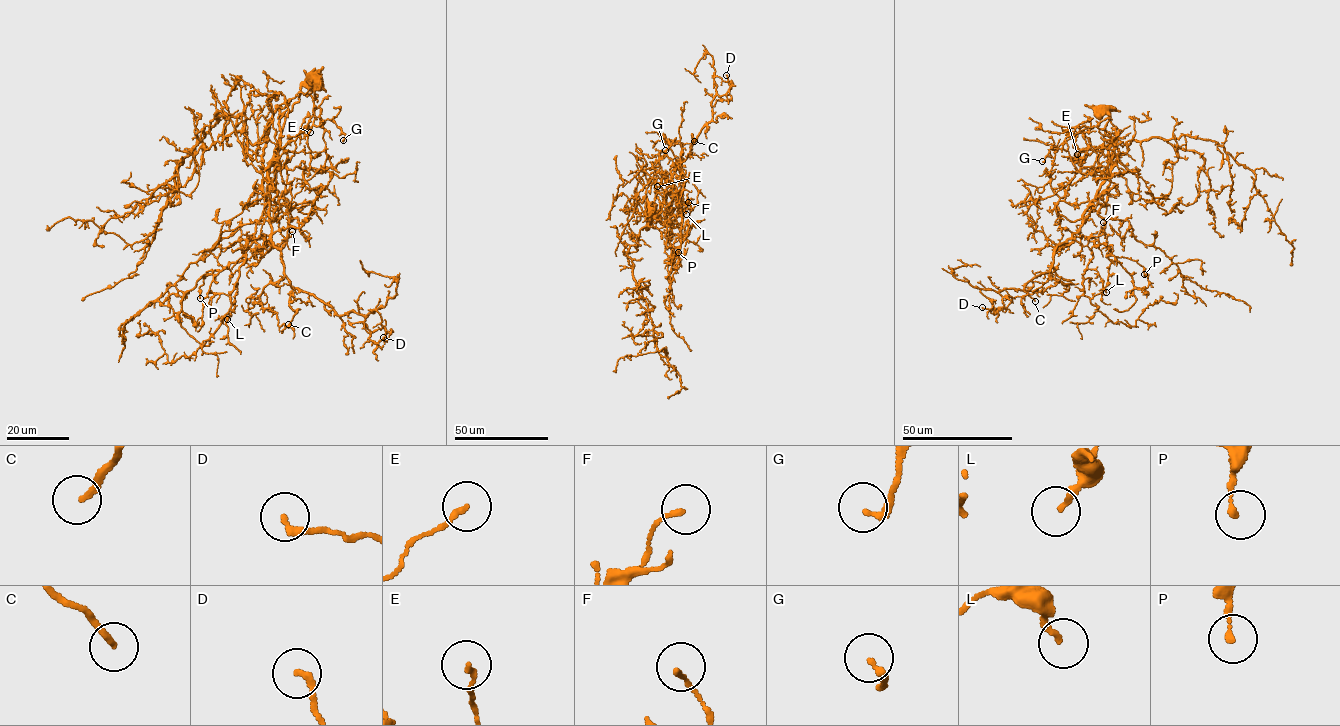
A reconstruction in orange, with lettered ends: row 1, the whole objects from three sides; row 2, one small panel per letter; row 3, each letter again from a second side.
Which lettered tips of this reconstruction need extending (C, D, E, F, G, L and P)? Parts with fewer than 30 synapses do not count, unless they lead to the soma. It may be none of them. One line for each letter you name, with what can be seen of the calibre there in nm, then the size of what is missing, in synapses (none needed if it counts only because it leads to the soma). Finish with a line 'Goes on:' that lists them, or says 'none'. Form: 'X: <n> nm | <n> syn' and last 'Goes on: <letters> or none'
Goes on: none

